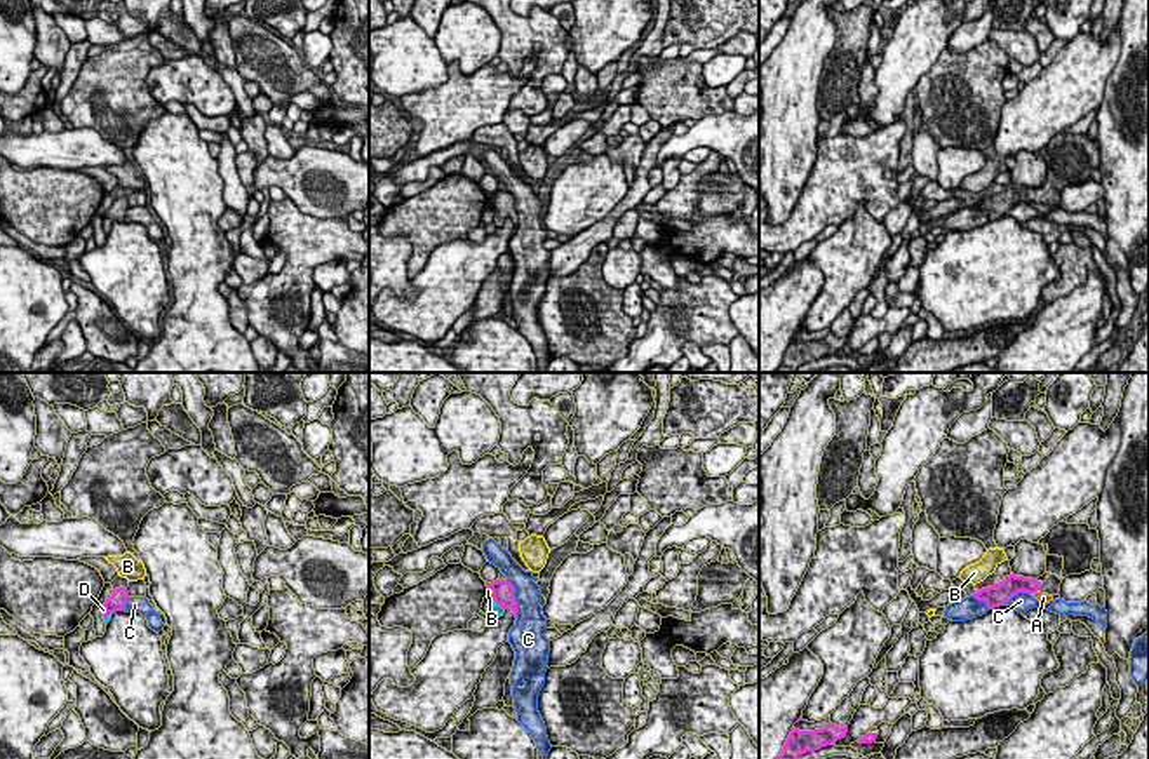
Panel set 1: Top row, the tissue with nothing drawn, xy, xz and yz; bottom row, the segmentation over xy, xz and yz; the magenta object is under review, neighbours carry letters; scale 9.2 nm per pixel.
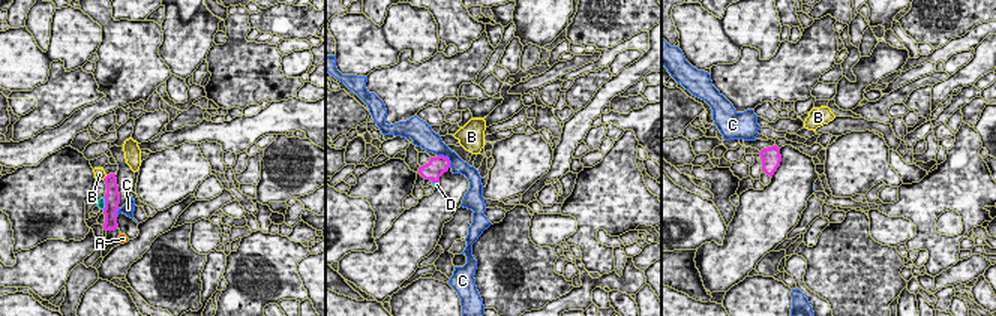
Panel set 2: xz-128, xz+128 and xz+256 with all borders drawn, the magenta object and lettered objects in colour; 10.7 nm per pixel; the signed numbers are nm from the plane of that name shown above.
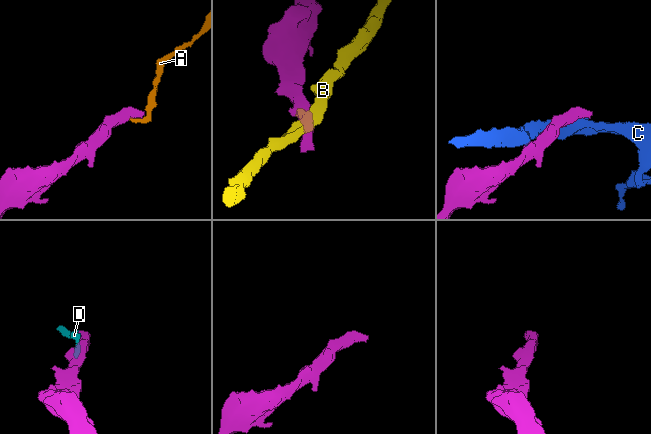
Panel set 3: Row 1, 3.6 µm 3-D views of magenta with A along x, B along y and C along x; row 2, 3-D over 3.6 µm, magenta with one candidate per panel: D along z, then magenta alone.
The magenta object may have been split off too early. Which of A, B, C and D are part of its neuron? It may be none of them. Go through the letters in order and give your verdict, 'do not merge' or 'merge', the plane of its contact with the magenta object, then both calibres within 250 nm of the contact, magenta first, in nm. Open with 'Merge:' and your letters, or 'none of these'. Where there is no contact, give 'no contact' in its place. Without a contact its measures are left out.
Merge: D
A: do not merge | yz | 180/100 nm
B: do not merge | xz | 190/30 nm
C: do not merge | xz | 190/240 nm
D: merge | xy | 160/30 nm

